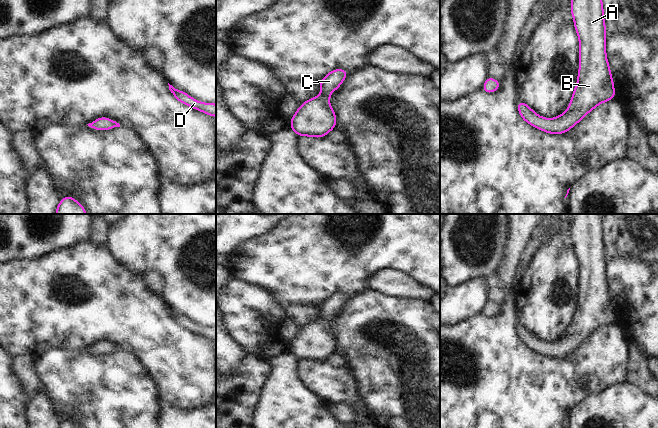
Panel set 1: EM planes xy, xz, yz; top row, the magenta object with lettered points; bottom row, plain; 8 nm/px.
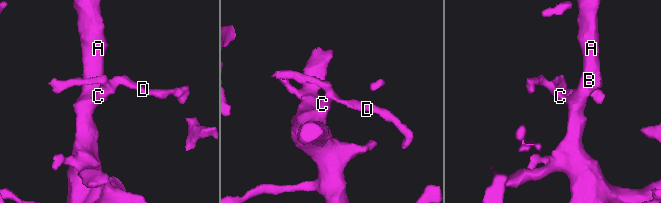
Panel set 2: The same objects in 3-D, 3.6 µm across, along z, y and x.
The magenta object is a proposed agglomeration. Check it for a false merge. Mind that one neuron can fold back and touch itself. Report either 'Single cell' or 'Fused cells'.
Single cell

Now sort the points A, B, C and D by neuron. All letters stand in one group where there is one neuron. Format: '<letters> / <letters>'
A B C D

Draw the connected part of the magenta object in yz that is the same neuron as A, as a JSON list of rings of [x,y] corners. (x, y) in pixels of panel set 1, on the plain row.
[[[570,214],[570,235],[579,262],[579,296],[568,333],[561,339],[549,343],[540,341],[526,327],[518,325],[517,333],[524,345],[550,358],[564,358],[599,328],[615,321],[614,306],[606,280],[606,249],[602,228],[602,214]]]

